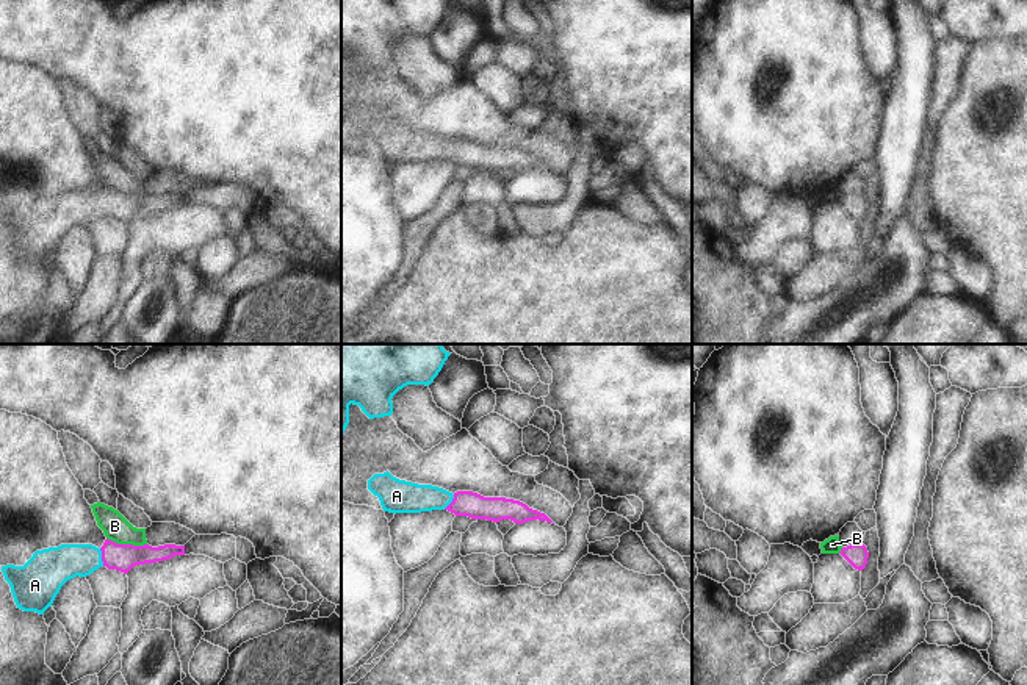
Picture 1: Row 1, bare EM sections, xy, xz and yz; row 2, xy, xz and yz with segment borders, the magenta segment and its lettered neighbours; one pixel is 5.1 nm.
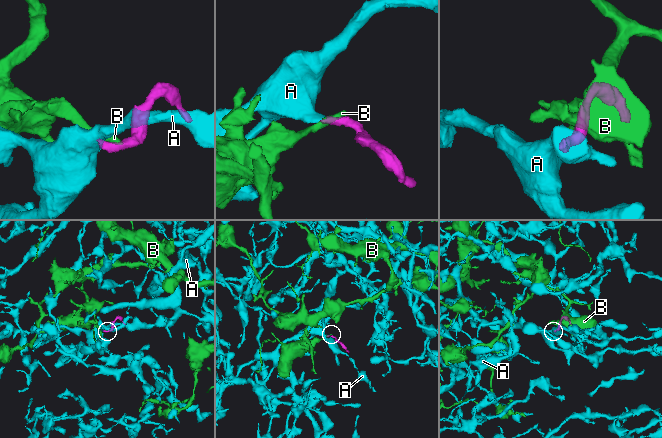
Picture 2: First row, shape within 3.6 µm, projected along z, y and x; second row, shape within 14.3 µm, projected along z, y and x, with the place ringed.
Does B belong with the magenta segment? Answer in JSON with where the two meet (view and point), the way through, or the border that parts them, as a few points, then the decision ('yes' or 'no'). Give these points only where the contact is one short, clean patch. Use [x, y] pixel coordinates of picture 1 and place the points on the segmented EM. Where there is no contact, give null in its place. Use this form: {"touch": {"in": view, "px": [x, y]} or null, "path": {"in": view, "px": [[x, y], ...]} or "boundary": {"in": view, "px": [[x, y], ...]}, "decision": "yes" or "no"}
{"touch": {"in": "xy", "px": [127, 545]}, "boundary": {"in": "xy", "px": [[107, 537], [118, 543], [146, 545]]}, "decision": "no"}

